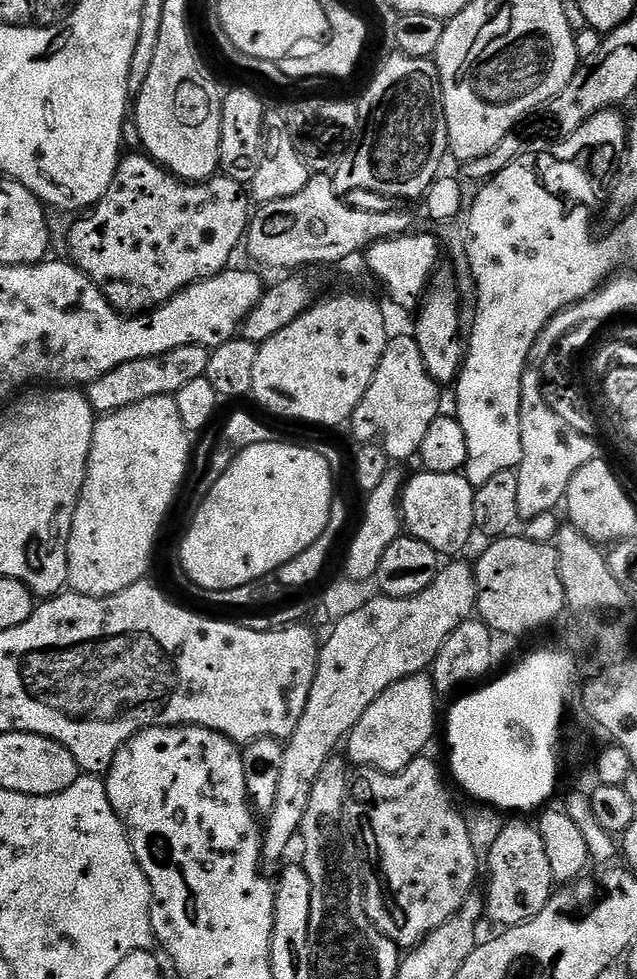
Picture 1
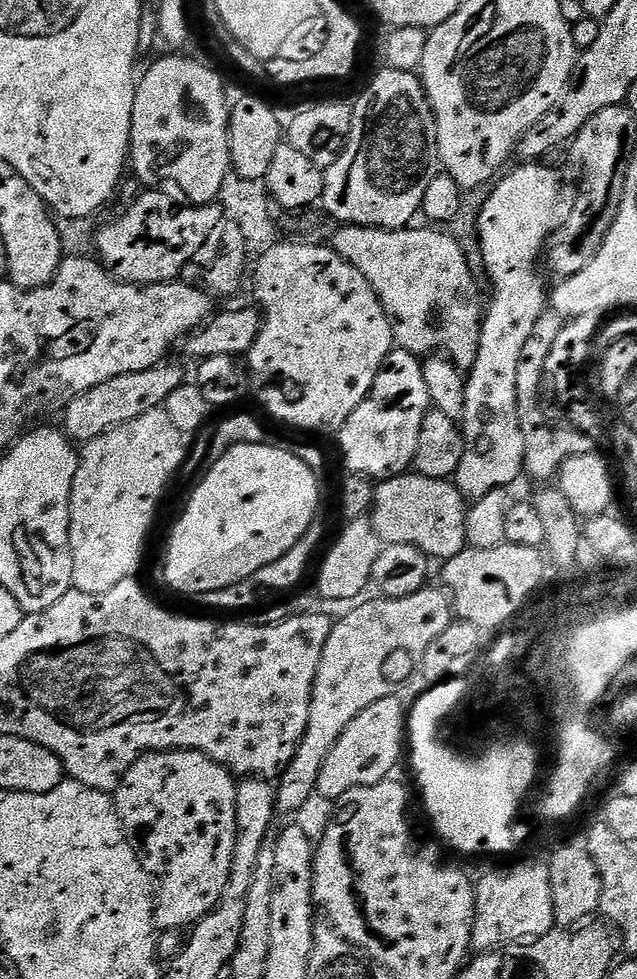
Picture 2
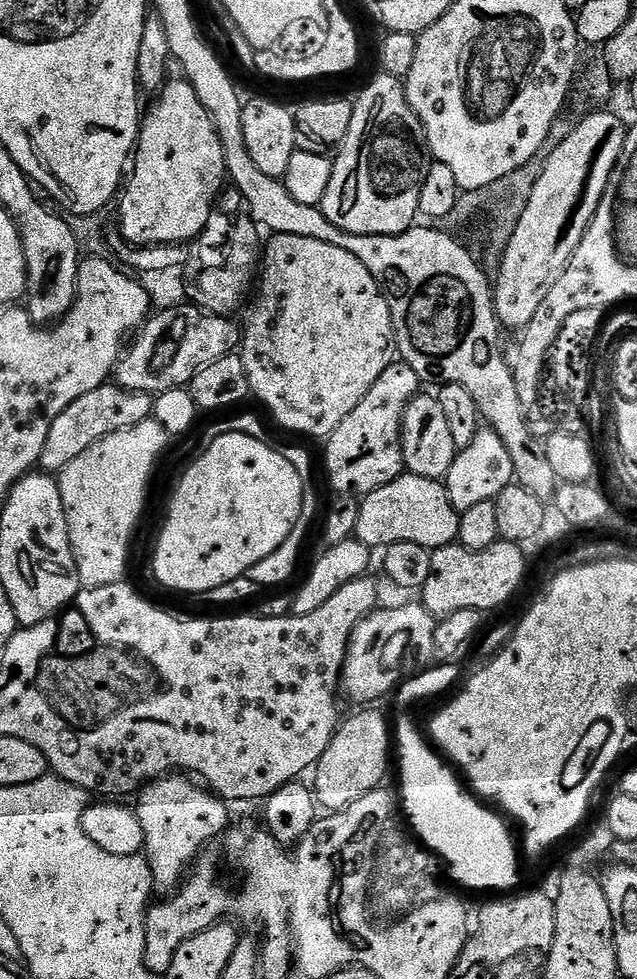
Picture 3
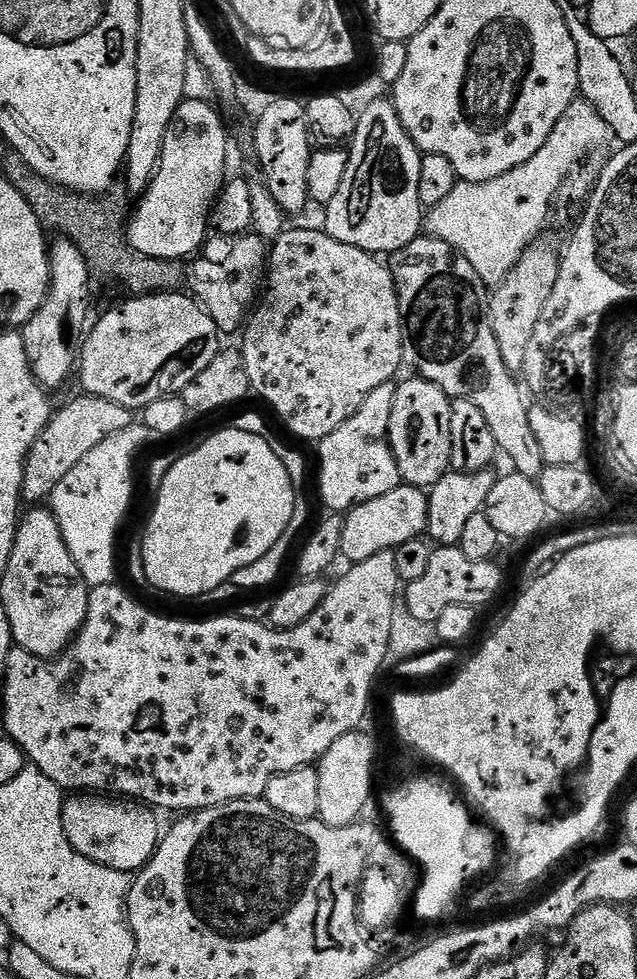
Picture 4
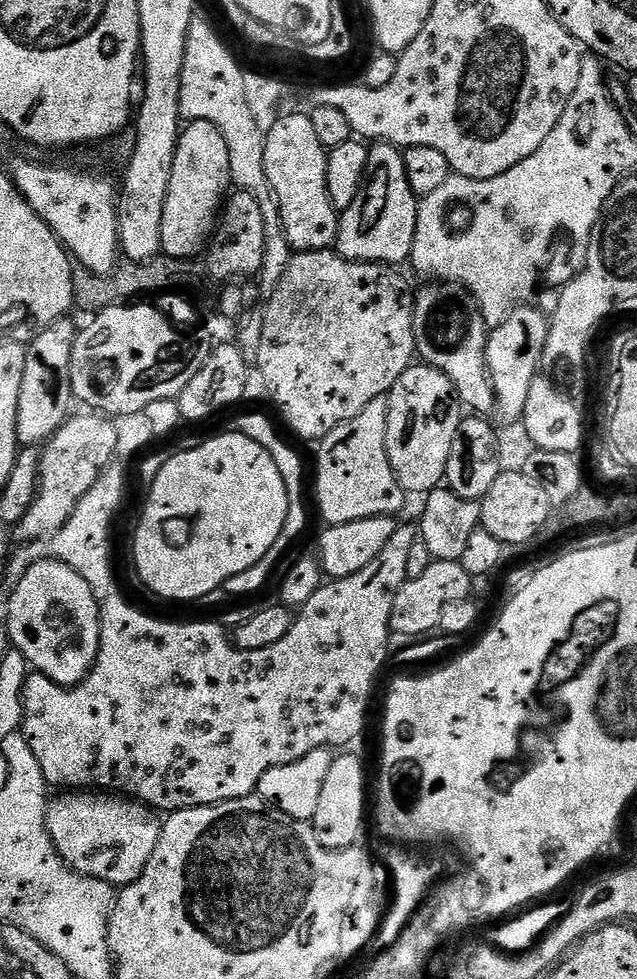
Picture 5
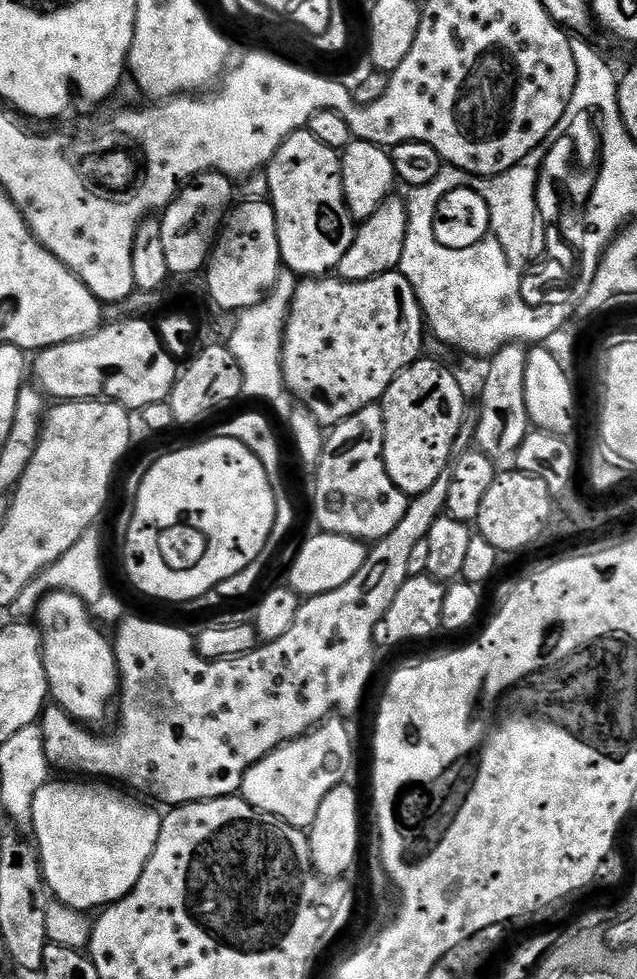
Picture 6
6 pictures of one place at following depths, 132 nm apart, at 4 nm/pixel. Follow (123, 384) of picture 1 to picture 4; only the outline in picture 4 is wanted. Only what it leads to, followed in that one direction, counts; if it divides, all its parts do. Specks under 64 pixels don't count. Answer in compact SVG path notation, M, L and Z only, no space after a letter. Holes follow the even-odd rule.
M80 394L77 400L64 404L55 409L52 413L52 421L45 426L42 434L34 442L34 446L28 452L24 463L24 477L22 478L21 497L29 500L29 505L36 506L47 501L52 491L98 446L98 442L106 442L110 434L118 434L126 430L134 422L133 409L126 406L118 406L118 402L110 402L106 398Z

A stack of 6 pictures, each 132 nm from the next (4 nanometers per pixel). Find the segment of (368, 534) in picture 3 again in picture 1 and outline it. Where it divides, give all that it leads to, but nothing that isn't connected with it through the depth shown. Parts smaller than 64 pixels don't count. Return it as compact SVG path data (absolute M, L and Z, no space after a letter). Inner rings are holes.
M417 471L417 476L407 477L400 494L400 515L407 535L426 542L437 554L455 557L474 537L474 494L472 487L461 473L434 474Z

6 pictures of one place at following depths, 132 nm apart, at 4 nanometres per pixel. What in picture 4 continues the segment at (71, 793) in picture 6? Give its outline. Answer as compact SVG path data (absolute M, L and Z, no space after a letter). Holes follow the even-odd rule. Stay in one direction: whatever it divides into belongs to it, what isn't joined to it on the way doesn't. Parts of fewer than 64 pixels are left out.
M72 794L64 802L62 826L66 830L70 846L74 846L78 854L107 868L135 874L151 860L162 839L162 827L160 828L155 815L157 813L151 807L128 798L109 798L104 794Z

